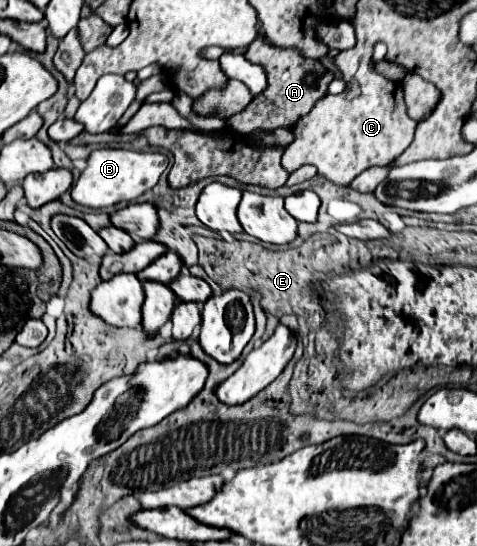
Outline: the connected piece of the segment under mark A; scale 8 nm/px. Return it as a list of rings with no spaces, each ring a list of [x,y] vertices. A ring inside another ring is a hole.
[[[262,35],[248,47],[246,59],[266,69],[266,75],[270,77],[270,89],[266,89],[262,97],[252,99],[244,111],[228,119],[228,125],[242,135],[250,135],[254,131],[272,133],[274,129],[280,127],[292,127],[326,95],[326,89],[334,79],[334,73],[324,65],[320,65],[320,61],[306,59],[292,49],[272,49],[272,45],[266,45],[266,41],[262,41]]]

